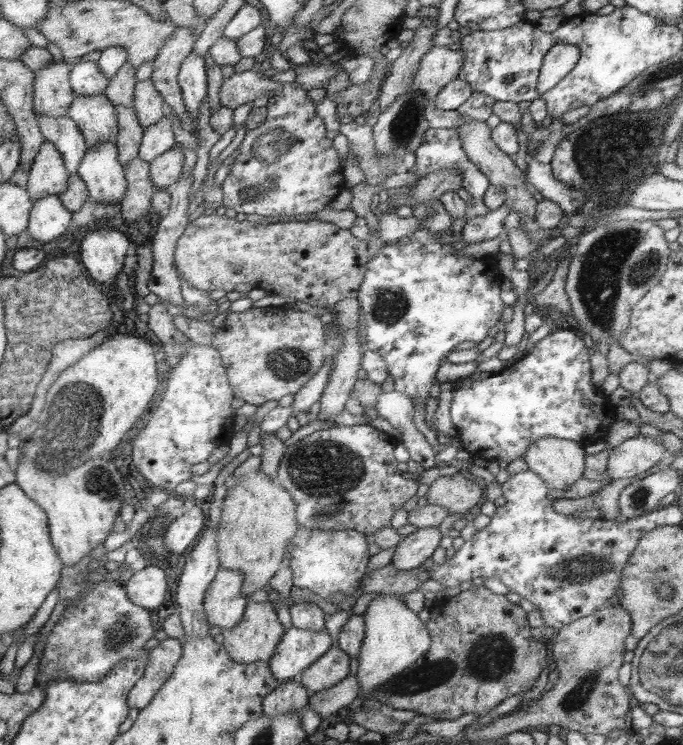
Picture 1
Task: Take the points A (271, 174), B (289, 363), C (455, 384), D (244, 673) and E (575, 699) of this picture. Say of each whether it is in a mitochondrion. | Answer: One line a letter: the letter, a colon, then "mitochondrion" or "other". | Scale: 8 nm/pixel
A: mitochondrion
B: mitochondrion
C: other
D: other
E: mitochondrion

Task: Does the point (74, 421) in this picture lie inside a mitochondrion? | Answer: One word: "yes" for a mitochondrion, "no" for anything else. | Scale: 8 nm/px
yes

